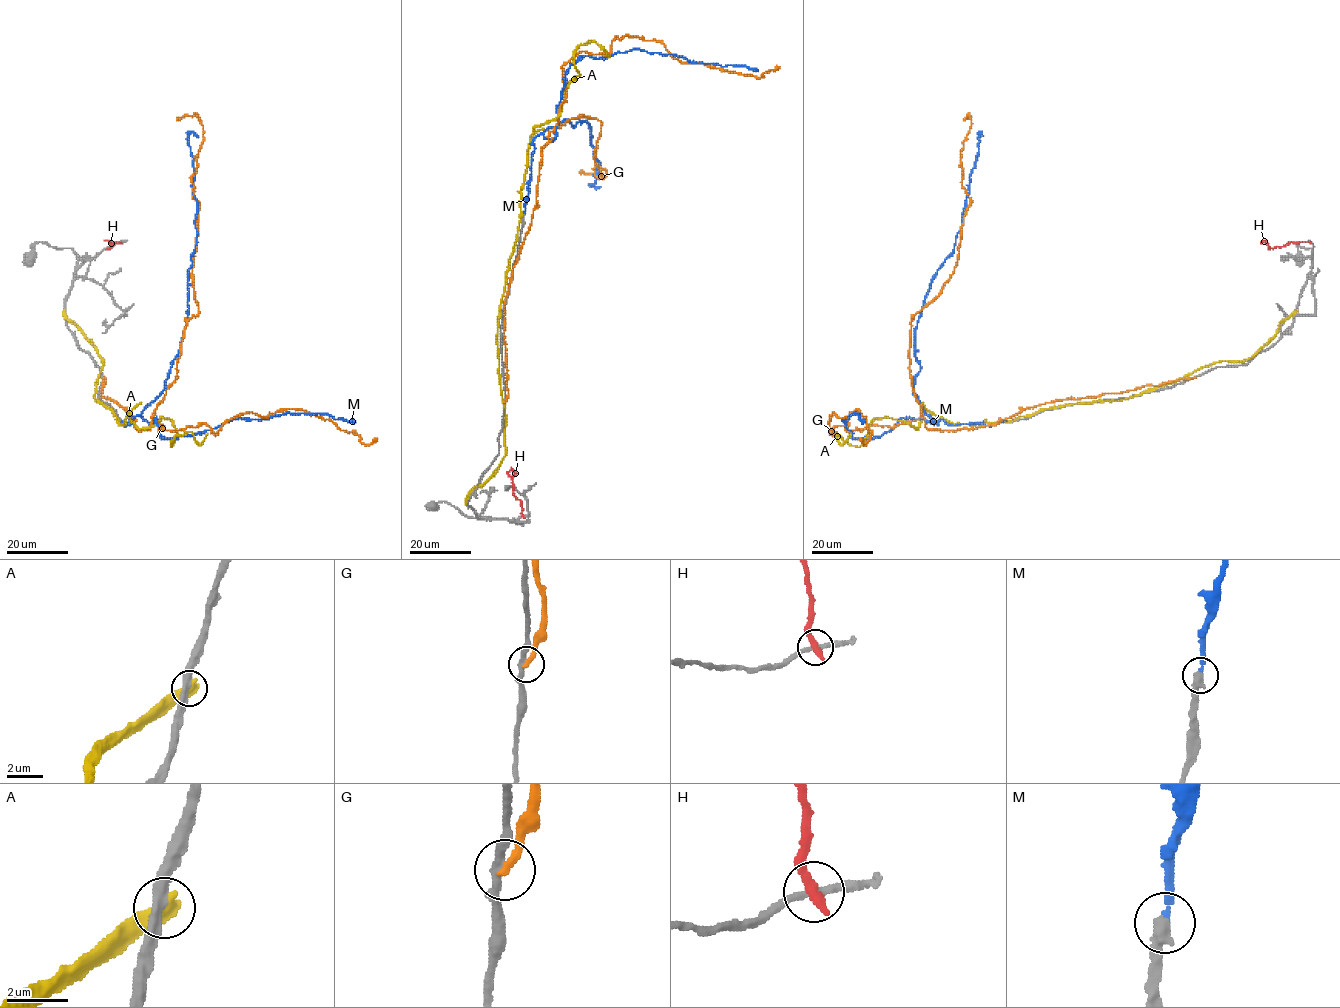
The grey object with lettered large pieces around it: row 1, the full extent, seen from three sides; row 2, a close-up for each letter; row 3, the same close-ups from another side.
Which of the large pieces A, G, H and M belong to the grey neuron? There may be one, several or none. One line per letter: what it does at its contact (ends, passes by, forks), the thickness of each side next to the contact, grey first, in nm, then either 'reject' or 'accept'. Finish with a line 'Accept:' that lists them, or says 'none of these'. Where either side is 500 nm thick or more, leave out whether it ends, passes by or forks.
A: 320 nm thick on the grey side, 600 nm on the other; reject
G: it ends there; 280 nm thick on the grey side, 280 nm on the other; reject
H: it ends there; 240 nm thick on the grey side, 360 nm on the other; reject
M: it ends there; 380 nm thick on the grey side, 200 nm on the other; reject
Accept: none of these

